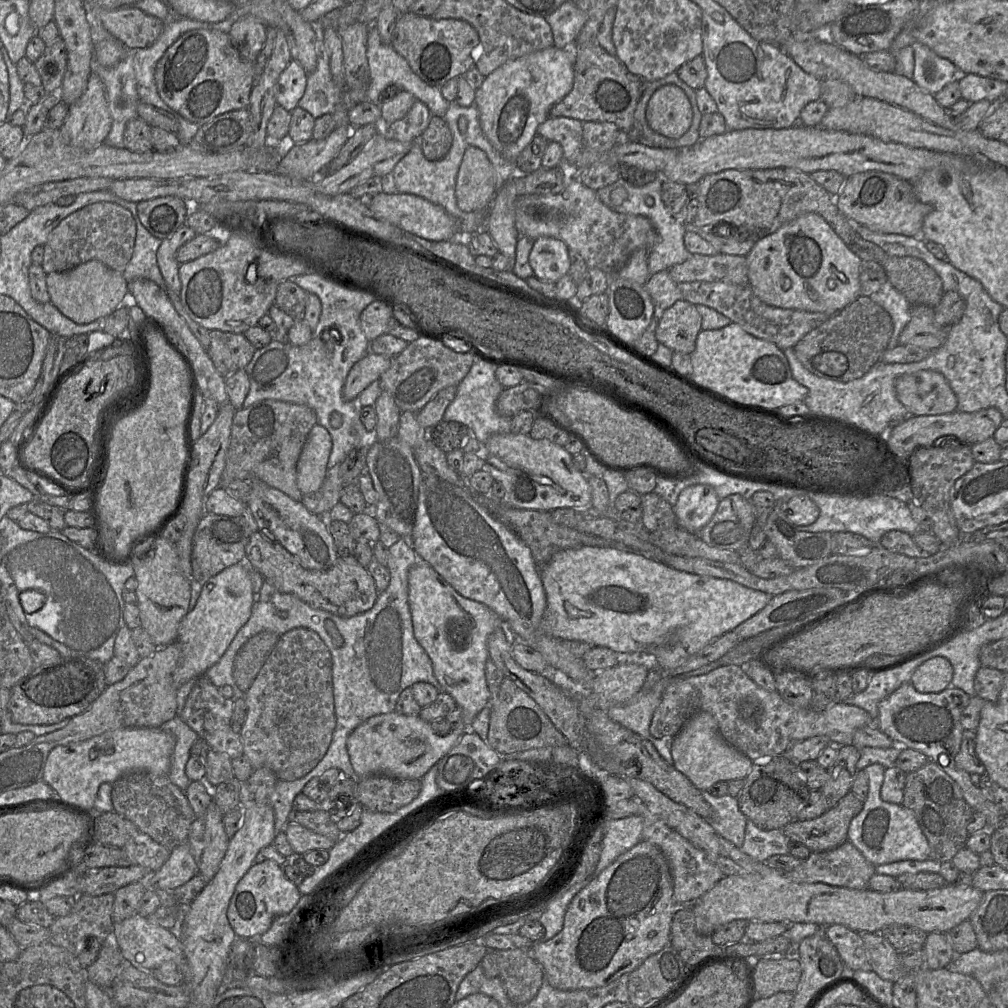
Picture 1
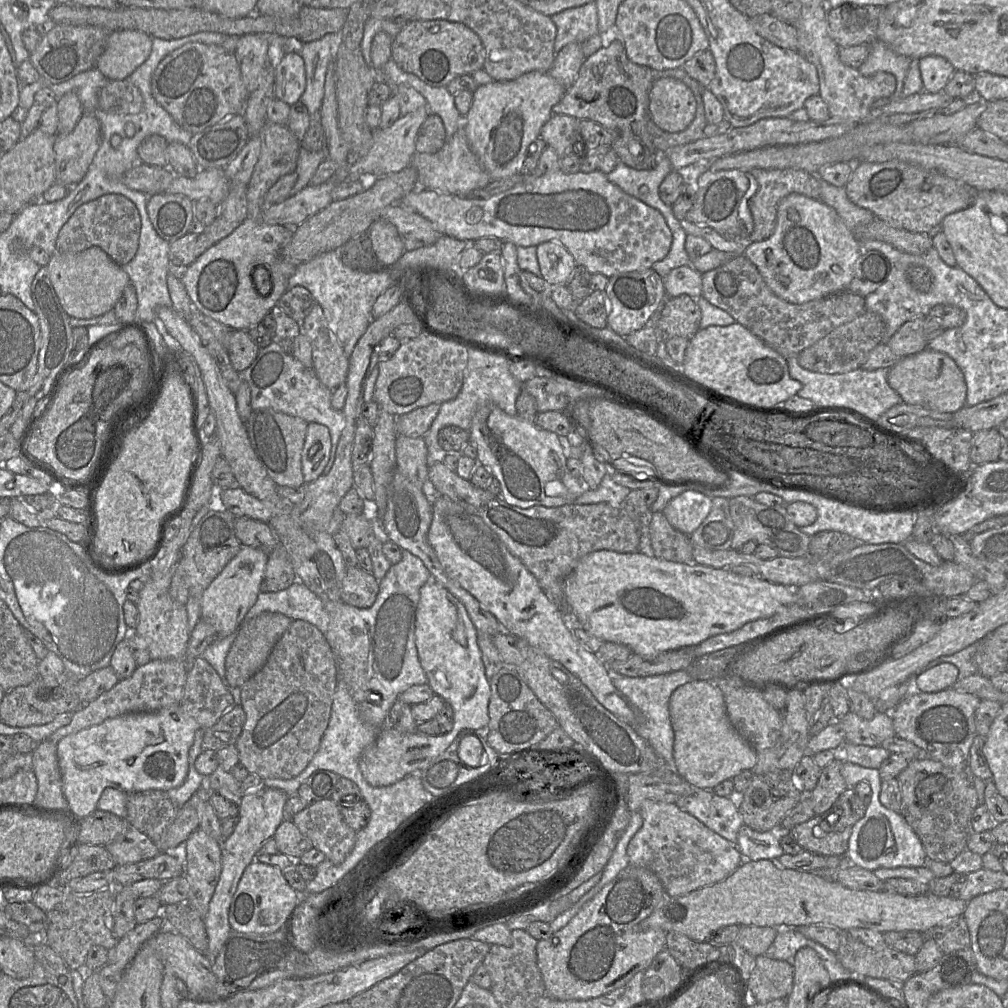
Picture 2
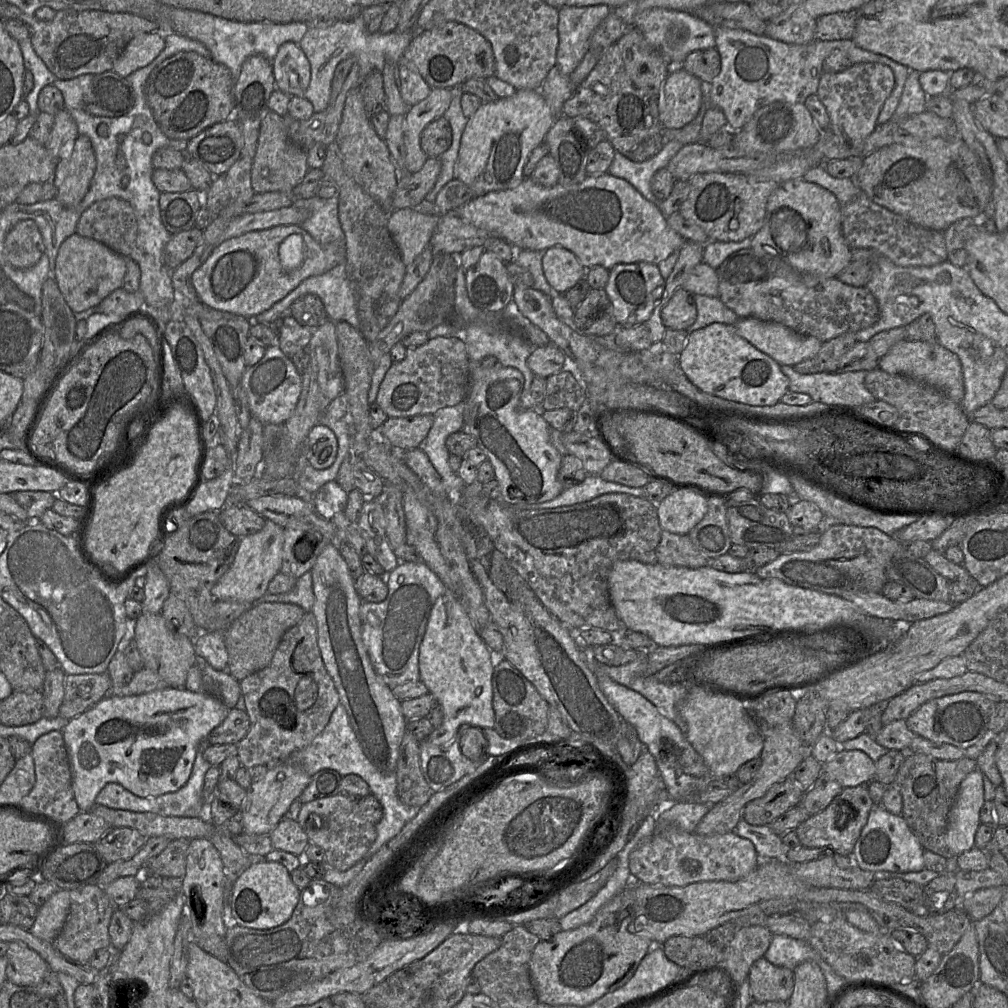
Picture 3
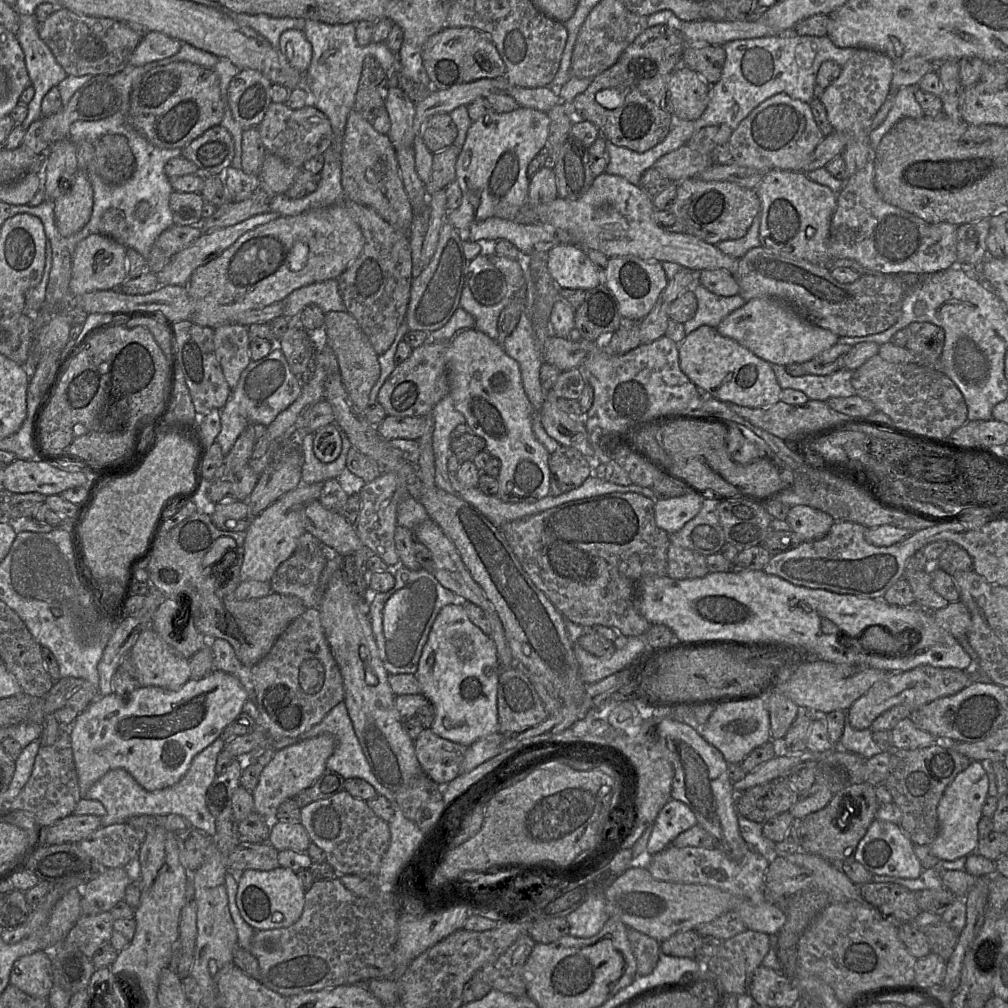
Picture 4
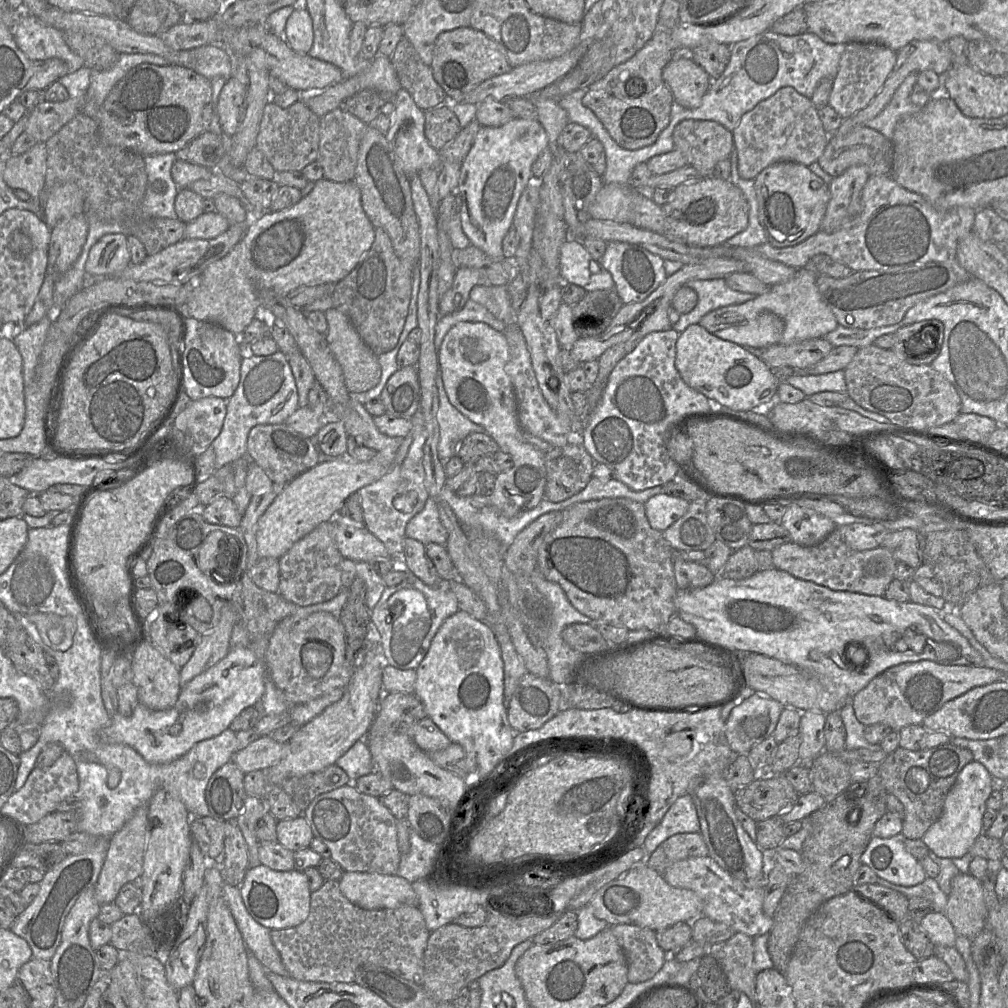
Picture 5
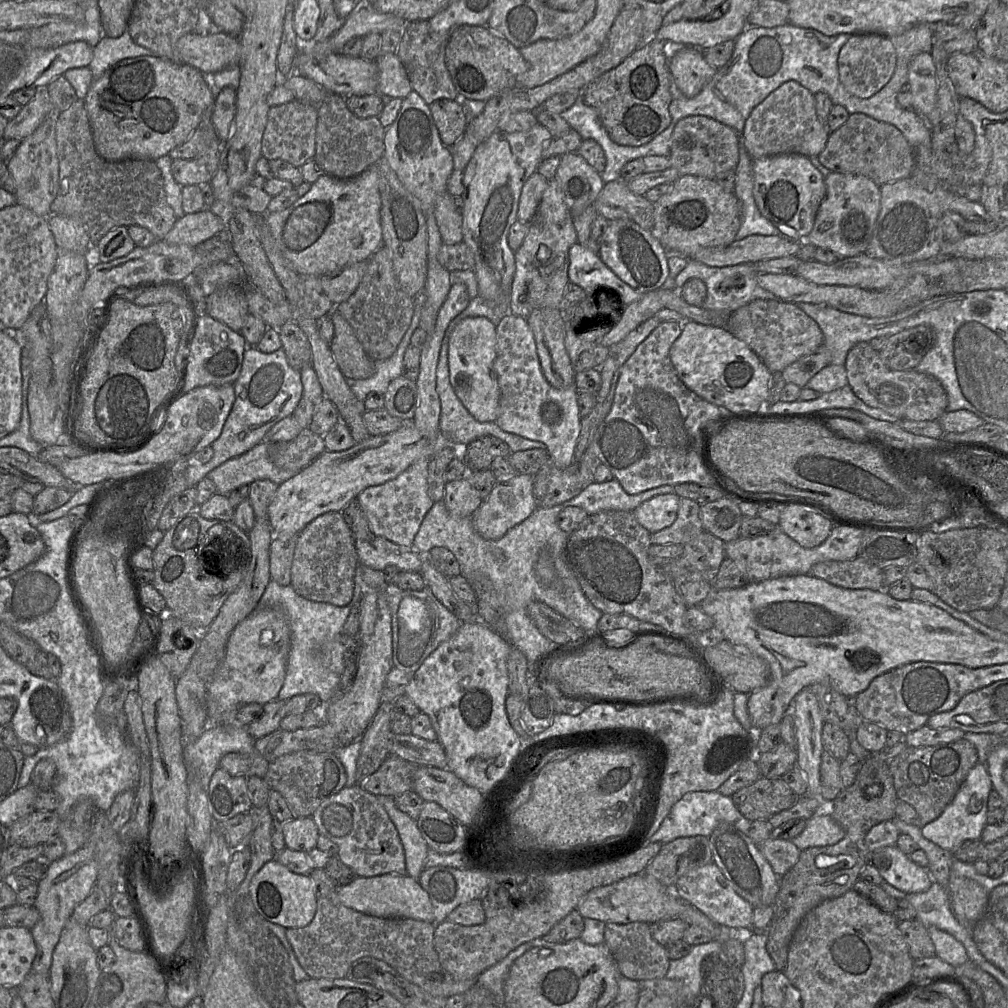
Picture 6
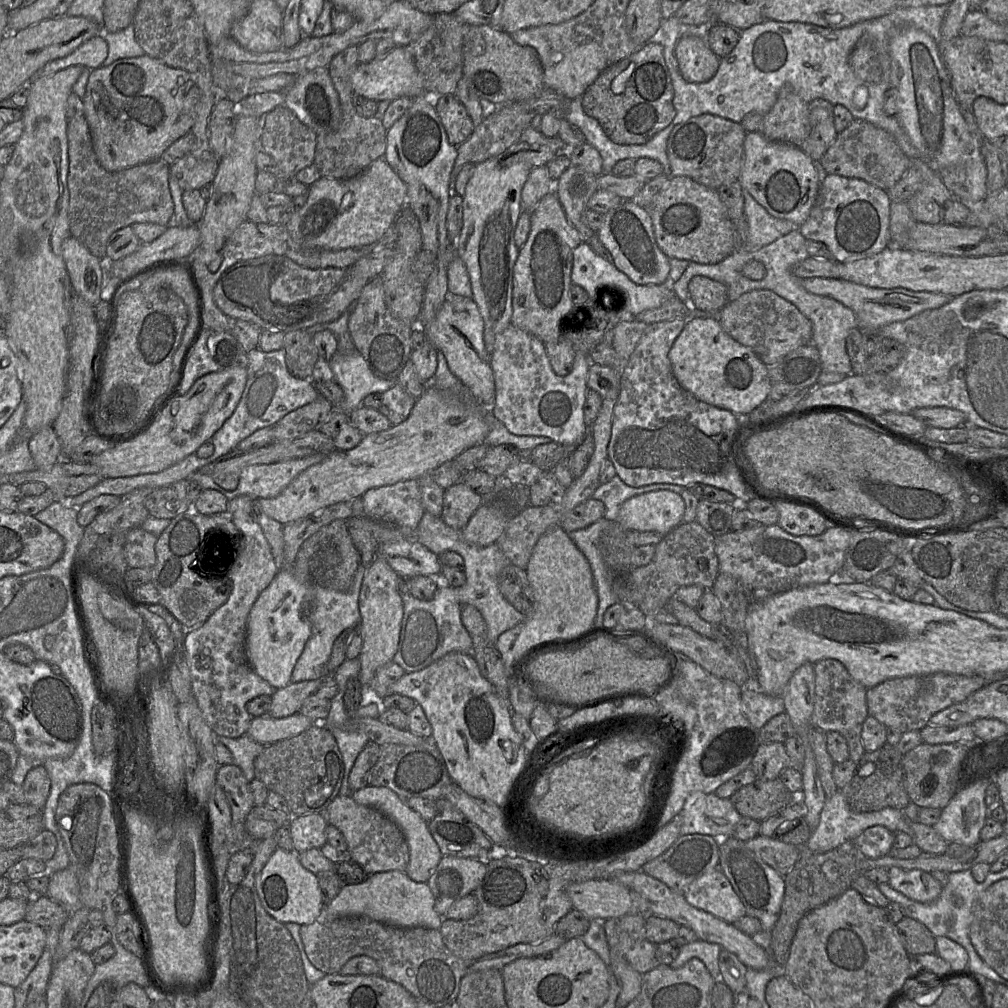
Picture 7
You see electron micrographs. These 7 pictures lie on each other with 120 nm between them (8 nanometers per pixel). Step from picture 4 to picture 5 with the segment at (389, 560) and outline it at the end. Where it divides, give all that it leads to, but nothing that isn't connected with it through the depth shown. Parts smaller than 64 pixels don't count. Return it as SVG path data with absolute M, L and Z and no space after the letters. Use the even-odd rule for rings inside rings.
M420 409L411 417L412 429L402 439L390 470L379 480L363 486L357 493L361 499L364 526L379 539L387 549L389 557L401 558L406 525L419 513L429 494L424 485L423 446L427 438L425 421Z

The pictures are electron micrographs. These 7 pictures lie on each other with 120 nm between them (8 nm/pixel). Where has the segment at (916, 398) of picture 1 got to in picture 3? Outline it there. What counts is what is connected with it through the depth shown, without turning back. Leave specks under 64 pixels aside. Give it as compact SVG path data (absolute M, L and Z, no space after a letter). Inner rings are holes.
M907 341L896 343L878 363L878 367L891 375L905 375L933 386L953 402L961 404L964 399L964 380L959 357L934 341Z

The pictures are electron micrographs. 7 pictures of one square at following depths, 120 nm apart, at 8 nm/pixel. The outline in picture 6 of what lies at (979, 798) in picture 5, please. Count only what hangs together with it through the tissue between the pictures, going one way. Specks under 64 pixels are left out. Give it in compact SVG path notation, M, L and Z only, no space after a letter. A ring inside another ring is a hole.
M977 763L968 773L965 781L942 814L921 828L922 835L942 849L954 851L966 840L981 839L987 825L988 797L993 789L986 764Z

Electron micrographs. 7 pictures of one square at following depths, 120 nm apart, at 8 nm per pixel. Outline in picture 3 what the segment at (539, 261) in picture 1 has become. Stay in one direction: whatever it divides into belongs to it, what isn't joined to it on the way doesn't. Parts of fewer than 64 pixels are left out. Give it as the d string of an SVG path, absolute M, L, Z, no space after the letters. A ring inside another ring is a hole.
M550 247L544 250L542 268L550 286L562 294L585 278L587 272L577 257L563 247Z

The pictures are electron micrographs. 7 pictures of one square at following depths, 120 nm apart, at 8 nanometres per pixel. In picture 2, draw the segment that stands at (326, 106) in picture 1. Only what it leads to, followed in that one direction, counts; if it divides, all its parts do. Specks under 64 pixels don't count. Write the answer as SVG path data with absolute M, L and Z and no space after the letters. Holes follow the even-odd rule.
M341 31L329 33L319 40L298 45L306 72L306 88L299 101L316 118L320 112L325 94L325 80L328 67L336 60L342 45Z

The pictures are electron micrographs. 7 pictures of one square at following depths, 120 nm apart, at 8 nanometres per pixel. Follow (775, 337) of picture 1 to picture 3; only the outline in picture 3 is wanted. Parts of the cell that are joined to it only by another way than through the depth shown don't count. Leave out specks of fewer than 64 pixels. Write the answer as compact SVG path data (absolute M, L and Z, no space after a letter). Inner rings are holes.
M751 248L730 255L716 272L718 297L739 318L777 322L821 342L844 333L857 333L880 318L878 303L866 287L845 284L837 277L799 271L785 261L765 257Z

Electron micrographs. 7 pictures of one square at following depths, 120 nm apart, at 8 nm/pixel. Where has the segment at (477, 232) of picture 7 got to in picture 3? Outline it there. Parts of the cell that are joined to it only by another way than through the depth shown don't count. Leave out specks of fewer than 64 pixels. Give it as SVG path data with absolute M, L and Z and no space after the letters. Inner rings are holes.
M520 89L510 97L482 103L462 134L454 177L465 183L475 197L517 187L525 178L523 168L531 151L544 143L554 121L540 90ZM397 209L388 216L388 230L406 266L430 244L440 214L418 209Z

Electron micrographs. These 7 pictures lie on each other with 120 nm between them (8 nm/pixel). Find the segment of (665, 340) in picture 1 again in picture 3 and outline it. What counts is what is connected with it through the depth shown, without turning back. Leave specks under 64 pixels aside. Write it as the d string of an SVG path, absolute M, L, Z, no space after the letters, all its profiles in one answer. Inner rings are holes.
M680 287L661 311L666 329L687 330L697 318L695 294Z

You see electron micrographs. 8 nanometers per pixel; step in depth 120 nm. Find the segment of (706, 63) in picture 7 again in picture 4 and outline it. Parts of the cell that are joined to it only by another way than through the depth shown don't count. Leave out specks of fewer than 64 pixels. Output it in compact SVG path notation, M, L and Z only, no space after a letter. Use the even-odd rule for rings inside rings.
M684 63L681 65L671 73L668 82L669 100L676 120L692 121L706 110L711 85Z

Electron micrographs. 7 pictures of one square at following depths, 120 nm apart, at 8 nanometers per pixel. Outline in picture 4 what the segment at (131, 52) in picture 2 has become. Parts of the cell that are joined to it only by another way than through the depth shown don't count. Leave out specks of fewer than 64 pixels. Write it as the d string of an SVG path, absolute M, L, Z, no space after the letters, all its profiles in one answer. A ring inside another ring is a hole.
M148 31L131 56L129 65L142 66L177 54L182 42L157 32Z

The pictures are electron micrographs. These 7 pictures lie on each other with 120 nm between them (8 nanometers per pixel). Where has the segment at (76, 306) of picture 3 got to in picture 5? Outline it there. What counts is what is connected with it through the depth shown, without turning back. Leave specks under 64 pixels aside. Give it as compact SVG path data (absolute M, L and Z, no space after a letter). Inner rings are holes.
M106 234L91 247L85 272L89 277L116 277L130 264L127 236Z

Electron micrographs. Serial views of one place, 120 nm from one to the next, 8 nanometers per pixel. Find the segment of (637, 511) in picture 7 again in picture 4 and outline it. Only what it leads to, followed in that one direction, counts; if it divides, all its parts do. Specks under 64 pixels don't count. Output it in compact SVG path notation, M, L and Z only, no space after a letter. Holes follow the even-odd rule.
M691 492L674 498L657 500L654 503L656 524L671 535L700 512L702 503L703 499Z

